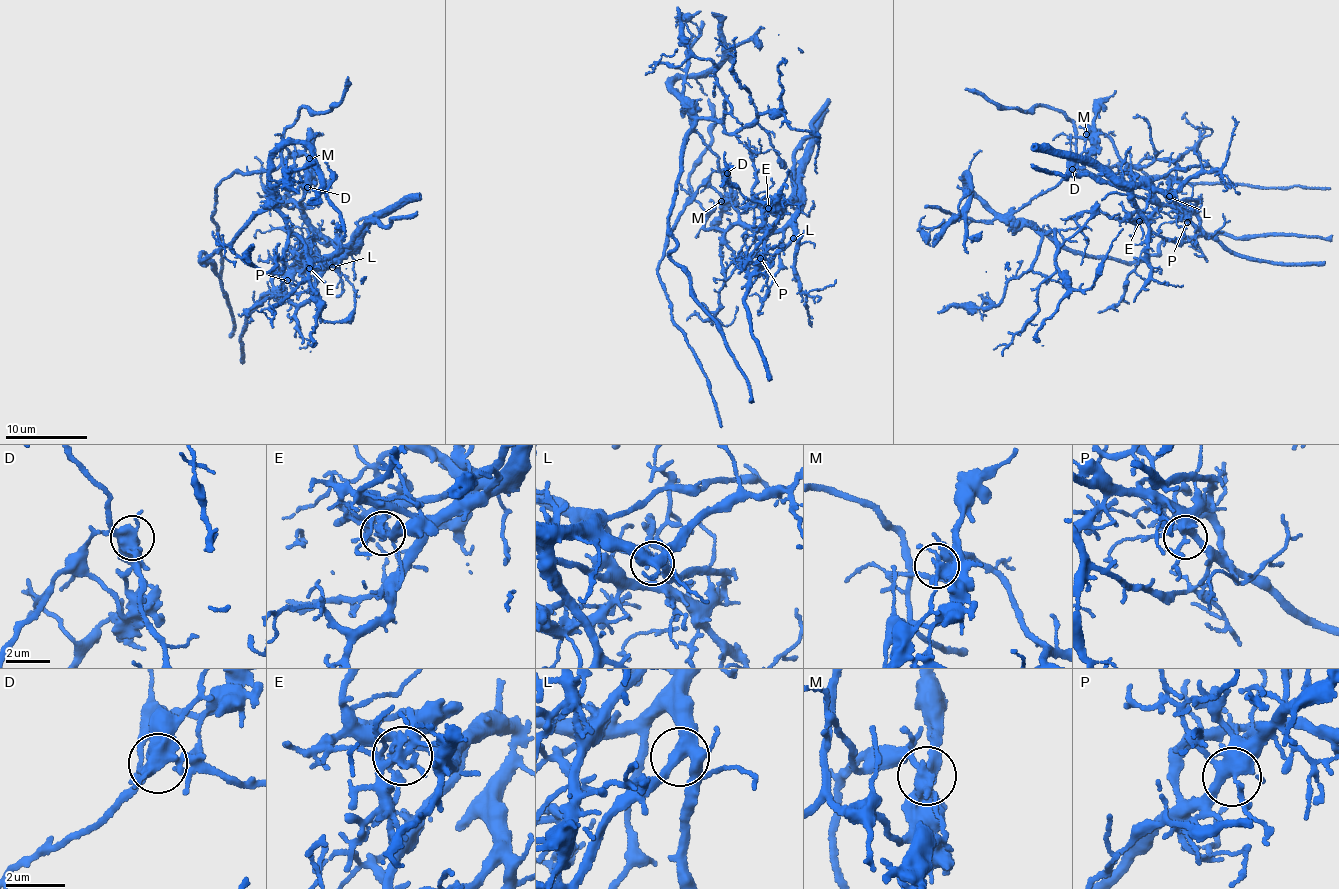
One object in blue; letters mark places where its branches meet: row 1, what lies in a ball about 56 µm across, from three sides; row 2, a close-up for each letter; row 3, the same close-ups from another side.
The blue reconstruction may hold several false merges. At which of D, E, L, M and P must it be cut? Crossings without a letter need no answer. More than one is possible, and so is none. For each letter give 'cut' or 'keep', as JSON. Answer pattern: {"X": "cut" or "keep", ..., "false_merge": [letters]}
{"D": "cut", "E": "cut", "L": "keep", "M": "cut", "P": "keep", "false_merge": ["D", "E", "M"]}

